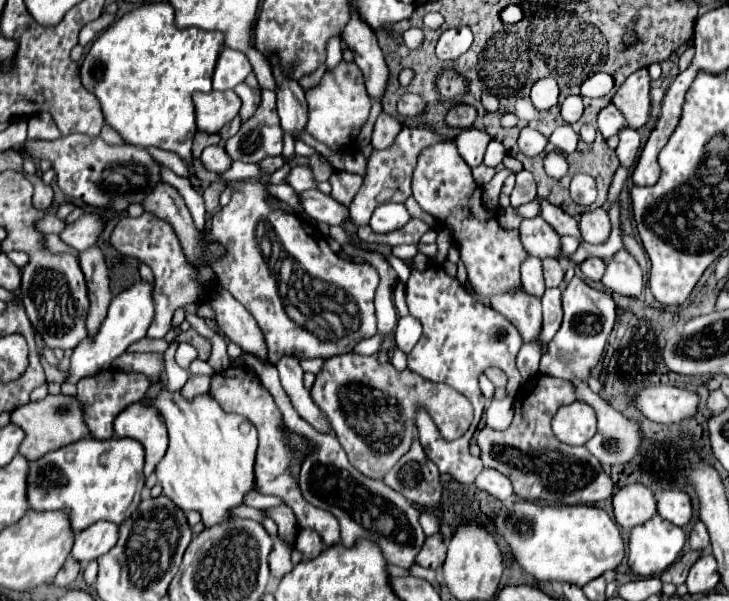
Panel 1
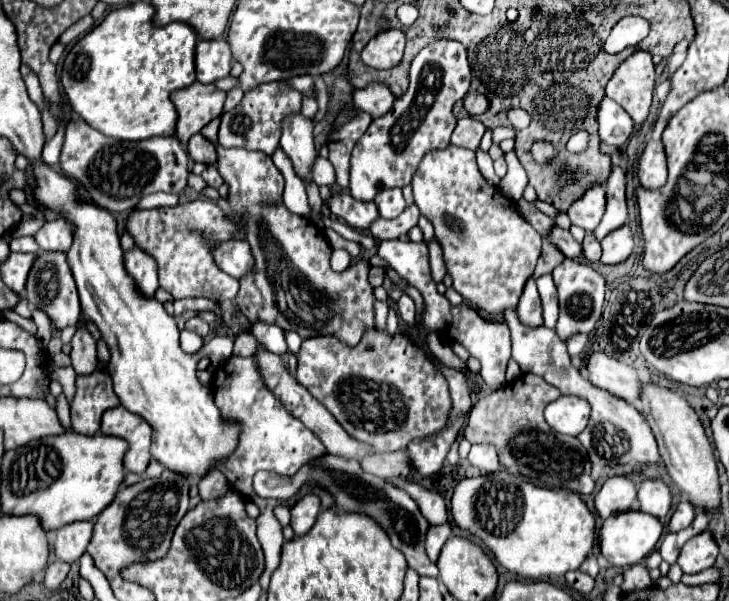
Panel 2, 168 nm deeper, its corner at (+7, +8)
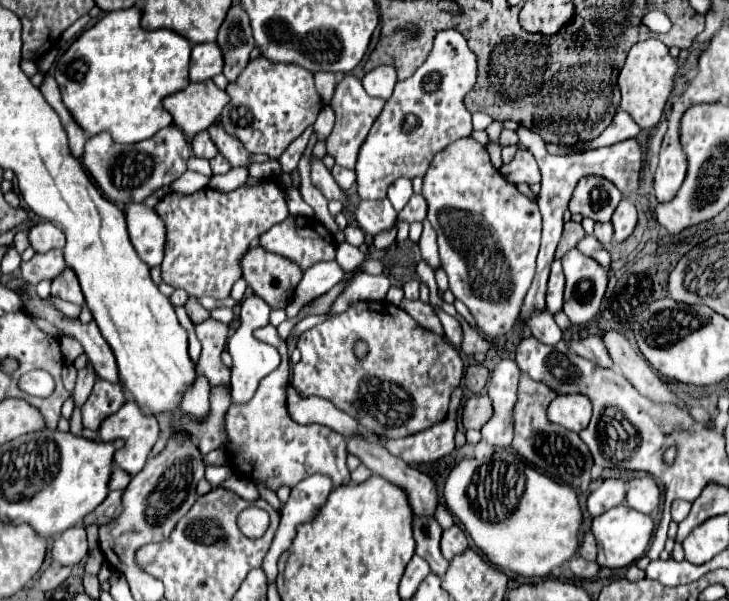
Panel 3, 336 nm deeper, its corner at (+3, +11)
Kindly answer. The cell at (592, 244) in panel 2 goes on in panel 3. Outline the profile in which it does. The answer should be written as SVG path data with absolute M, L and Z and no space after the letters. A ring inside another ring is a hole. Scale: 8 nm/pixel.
M595 223L595 237L601 245L609 245L613 239L613 227L611 223Z

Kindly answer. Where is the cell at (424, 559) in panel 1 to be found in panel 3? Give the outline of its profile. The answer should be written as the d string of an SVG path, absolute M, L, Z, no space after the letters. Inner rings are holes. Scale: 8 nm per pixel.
M453 525L453 527L443 531L443 535L441 535L441 553L447 561L453 559L457 553L463 553L467 547L469 547L467 535L463 533L463 529L459 525Z

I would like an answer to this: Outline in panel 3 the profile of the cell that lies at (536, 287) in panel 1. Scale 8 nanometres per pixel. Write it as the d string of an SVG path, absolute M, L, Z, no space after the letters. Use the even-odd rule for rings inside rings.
M539 309L539 313L535 313L535 317L531 317L531 321L527 321L527 329L531 331L533 337L537 337L539 341L549 343L549 345L557 343L563 337L561 329L557 327L553 315L547 309Z

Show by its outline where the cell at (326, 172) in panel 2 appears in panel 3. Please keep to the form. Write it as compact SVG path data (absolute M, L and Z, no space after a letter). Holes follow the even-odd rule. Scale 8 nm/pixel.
M335 165L335 167L331 169L331 173L333 173L337 185L339 185L341 189L345 189L345 191L355 183L355 171L351 171L351 169L343 169L343 167Z

